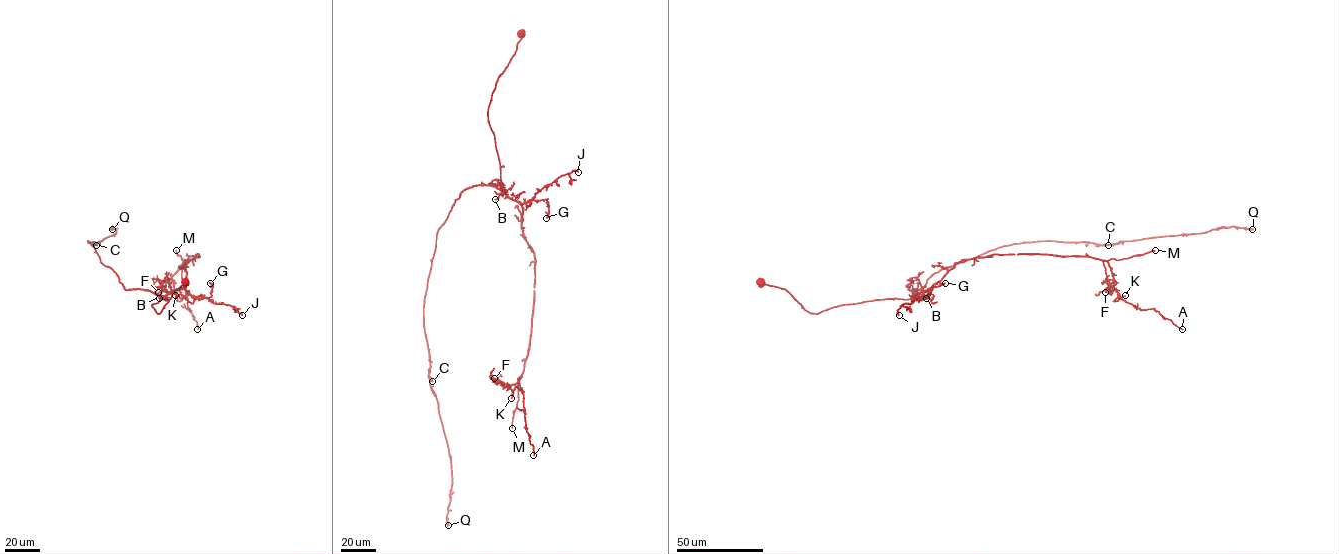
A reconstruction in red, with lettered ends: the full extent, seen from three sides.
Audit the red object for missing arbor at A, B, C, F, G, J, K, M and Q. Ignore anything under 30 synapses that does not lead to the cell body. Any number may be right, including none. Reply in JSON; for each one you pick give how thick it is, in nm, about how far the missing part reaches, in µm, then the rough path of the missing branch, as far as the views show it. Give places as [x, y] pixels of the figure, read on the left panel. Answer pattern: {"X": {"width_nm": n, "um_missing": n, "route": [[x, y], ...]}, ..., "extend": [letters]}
{"extend": []}

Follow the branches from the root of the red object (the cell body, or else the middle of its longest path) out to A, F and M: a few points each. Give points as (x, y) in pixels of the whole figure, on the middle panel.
A: (521, 34), (487, 116), (502, 189), (522, 207), (521, 228), (535, 260), (529, 347), (517, 379), (533, 455)
F: (521, 34), (487, 116), (502, 189), (522, 207), (534, 254), (534, 304), (522, 376), (510, 387), (494, 378)
M: (521, 34), (487, 112), (502, 189), (522, 207), (521, 228), (535, 260), (529, 347), (512, 428)

